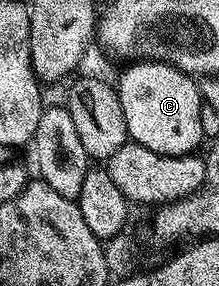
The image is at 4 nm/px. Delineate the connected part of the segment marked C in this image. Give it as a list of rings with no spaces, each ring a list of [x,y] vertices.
[[[133,61],[128,64],[129,67],[121,75],[121,80],[116,80],[115,86],[117,96],[123,105],[123,117],[127,121],[127,129],[129,130],[129,139],[134,143],[143,145],[147,149],[151,149],[160,155],[192,155],[198,150],[197,146],[203,143],[203,125],[201,124],[201,109],[203,100],[201,98],[201,88],[198,80],[192,75],[186,75],[184,71],[180,71],[177,67],[172,67],[169,63],[151,63],[148,61]]]

